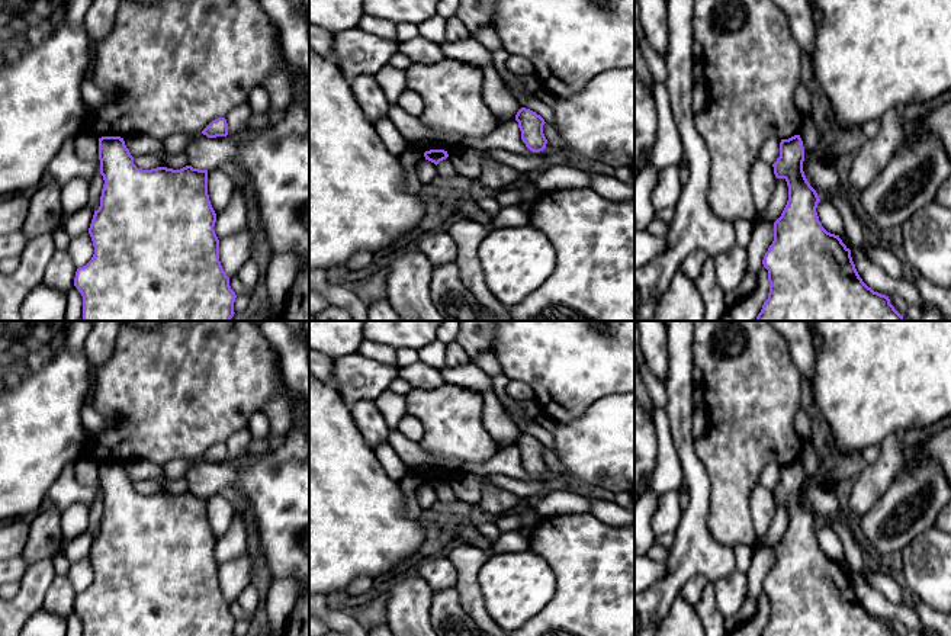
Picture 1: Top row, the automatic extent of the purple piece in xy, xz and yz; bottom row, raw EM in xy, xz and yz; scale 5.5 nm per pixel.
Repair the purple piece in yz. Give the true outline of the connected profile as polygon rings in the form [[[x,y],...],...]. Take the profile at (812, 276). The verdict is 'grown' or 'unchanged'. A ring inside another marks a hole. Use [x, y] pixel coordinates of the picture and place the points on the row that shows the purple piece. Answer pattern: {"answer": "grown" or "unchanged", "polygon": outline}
{"answer": "unchanged", "polygon": [[[800,135],[780,142],[780,157],[772,164],[777,179],[784,179],[788,186],[788,200],[781,216],[774,222],[774,241],[764,256],[762,264],[768,270],[770,293],[756,321],[903,321],[889,296],[874,292],[860,277],[851,257],[851,250],[839,235],[828,232],[817,216],[820,202],[816,190],[803,171],[804,147]]]}

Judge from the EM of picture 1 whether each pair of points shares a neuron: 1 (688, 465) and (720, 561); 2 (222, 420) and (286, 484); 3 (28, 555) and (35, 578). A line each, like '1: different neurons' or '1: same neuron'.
1: same neuron
2: different neurons
3: different neurons

